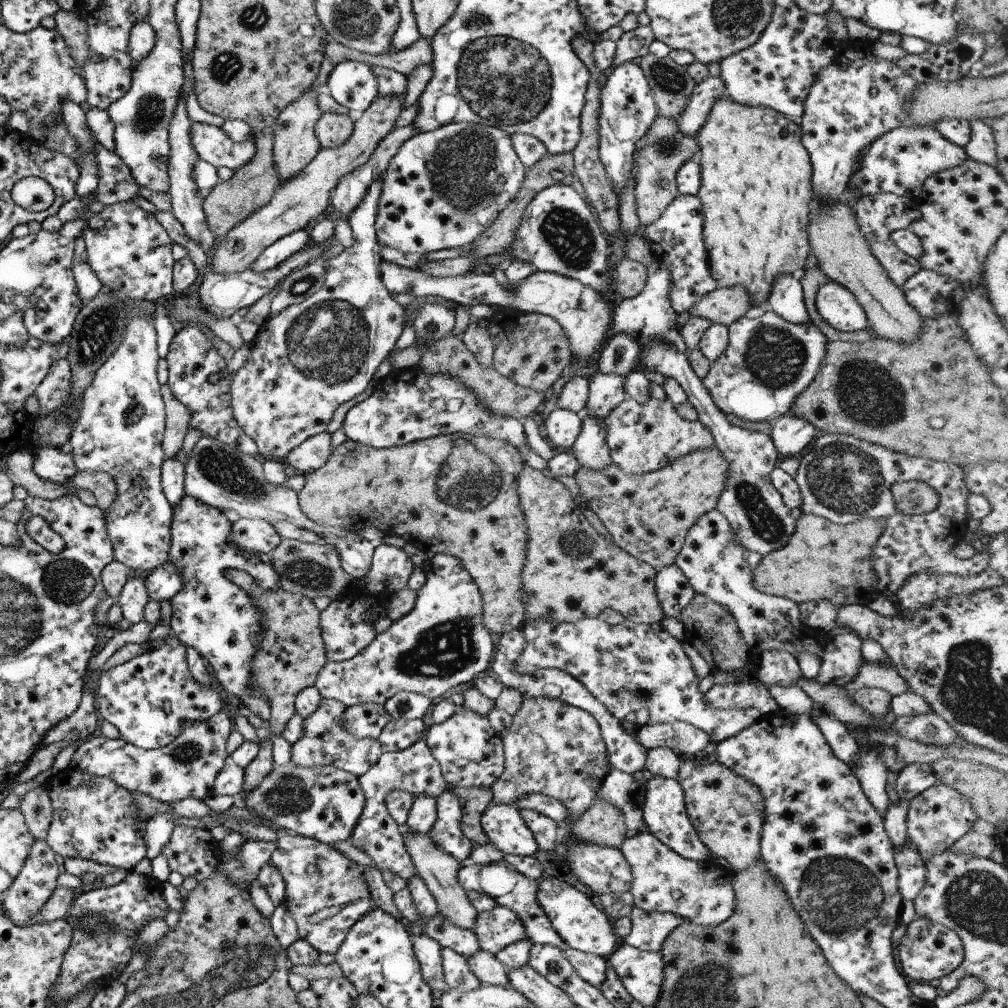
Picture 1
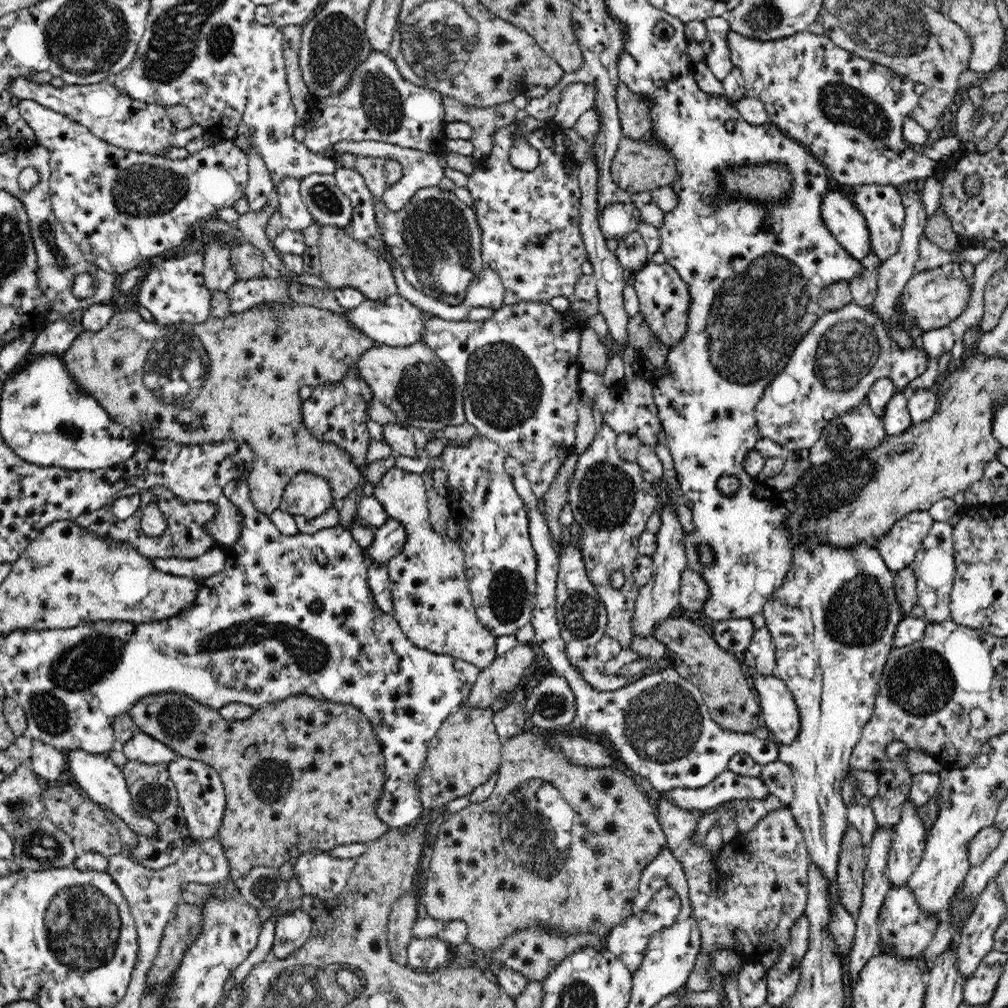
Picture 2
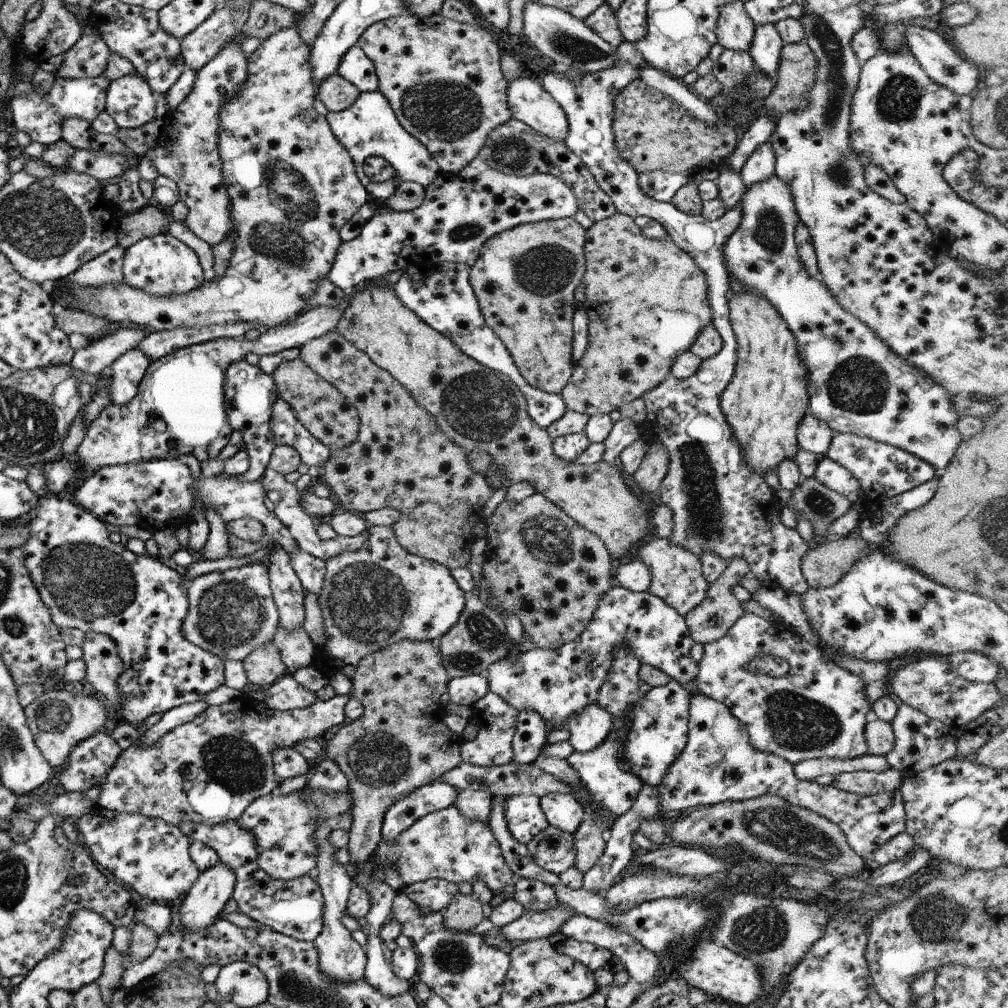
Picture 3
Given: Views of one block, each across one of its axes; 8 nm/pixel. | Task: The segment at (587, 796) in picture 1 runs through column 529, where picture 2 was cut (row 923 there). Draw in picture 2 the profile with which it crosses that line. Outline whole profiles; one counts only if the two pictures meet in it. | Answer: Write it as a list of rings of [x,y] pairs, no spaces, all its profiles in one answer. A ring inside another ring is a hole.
[[[664,796],[658,798],[656,806],[658,823],[662,827],[668,848],[680,861],[688,883],[689,899],[693,917],[699,924],[700,952],[696,956],[695,968],[686,982],[688,991],[712,991],[710,952],[724,949],[734,951],[744,958],[746,963],[760,963],[767,971],[779,959],[780,953],[788,946],[790,930],[802,913],[803,903],[808,898],[808,866],[812,859],[804,844],[801,828],[796,824],[795,816],[788,805],[778,810],[768,812],[756,828],[748,834],[738,834],[728,843],[722,844],[718,852],[710,852],[704,842],[695,844],[691,840],[691,832],[699,821],[700,813],[678,808],[671,800]]]

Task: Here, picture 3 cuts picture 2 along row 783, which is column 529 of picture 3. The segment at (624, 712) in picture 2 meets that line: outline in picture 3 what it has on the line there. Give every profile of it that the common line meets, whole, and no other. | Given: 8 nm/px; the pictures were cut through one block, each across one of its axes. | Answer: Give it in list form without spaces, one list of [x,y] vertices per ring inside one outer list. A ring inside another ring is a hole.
[[[615,585],[606,594],[600,596],[598,608],[593,614],[593,620],[586,626],[584,632],[576,640],[567,642],[556,648],[556,650],[515,650],[516,656],[508,656],[493,662],[486,670],[486,677],[489,682],[489,690],[502,696],[506,704],[510,704],[516,710],[532,710],[542,716],[549,728],[564,727],[564,724],[574,716],[588,709],[590,704],[598,700],[598,690],[606,682],[606,676],[612,668],[614,660],[614,650],[618,648],[628,648],[640,664],[648,664],[658,668],[670,676],[670,680],[686,686],[698,676],[698,663],[692,660],[690,650],[694,644],[692,636],[689,636],[688,626],[685,618],[680,616],[674,608],[664,602],[664,599],[650,594],[648,590],[644,592],[632,592],[626,588]]]

